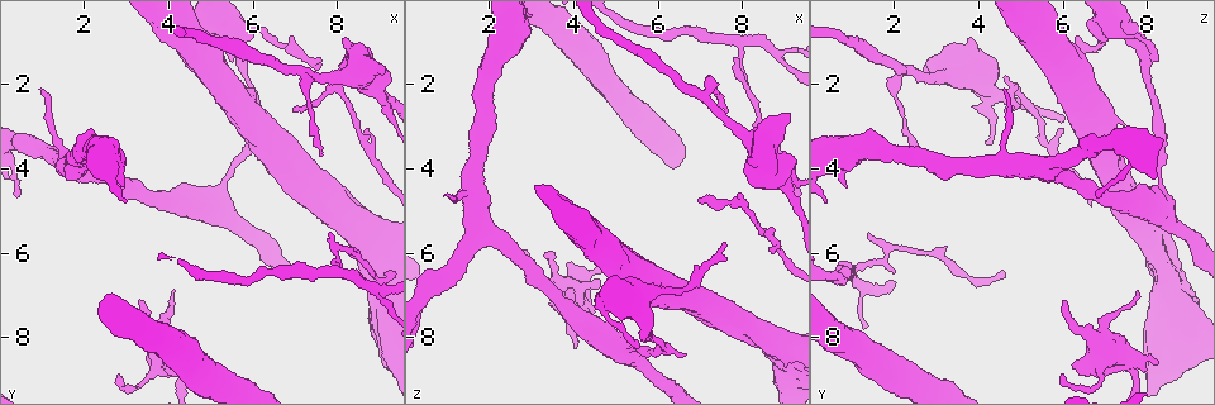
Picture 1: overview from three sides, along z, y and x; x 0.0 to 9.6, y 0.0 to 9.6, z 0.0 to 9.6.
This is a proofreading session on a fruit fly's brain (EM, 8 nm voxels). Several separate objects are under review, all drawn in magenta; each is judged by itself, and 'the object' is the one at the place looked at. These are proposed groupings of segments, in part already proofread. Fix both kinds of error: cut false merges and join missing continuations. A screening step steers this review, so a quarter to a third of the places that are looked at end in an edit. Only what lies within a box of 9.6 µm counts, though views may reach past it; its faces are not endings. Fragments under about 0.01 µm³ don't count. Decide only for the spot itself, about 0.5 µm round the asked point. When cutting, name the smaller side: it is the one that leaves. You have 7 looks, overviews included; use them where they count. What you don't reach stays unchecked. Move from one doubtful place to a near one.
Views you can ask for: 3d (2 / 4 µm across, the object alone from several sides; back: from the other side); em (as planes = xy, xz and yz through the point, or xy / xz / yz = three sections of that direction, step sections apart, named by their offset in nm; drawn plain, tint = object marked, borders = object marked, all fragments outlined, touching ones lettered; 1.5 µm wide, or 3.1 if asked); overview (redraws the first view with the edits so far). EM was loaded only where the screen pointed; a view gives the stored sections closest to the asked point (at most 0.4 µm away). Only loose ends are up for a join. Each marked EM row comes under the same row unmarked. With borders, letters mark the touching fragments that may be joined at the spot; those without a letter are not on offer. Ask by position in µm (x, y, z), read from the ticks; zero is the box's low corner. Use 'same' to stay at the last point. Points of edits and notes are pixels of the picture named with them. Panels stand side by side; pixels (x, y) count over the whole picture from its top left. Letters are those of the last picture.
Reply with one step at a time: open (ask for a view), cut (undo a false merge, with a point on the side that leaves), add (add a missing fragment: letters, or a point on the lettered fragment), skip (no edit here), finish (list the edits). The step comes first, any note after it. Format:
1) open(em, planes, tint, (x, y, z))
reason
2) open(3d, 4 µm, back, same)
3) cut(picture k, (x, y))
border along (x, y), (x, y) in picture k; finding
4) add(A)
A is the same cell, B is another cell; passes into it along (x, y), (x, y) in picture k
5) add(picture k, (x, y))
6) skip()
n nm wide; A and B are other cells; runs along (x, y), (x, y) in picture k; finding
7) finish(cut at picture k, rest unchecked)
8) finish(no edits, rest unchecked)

open(3d, 2 µm, (2.80, 8.85, 6.05))

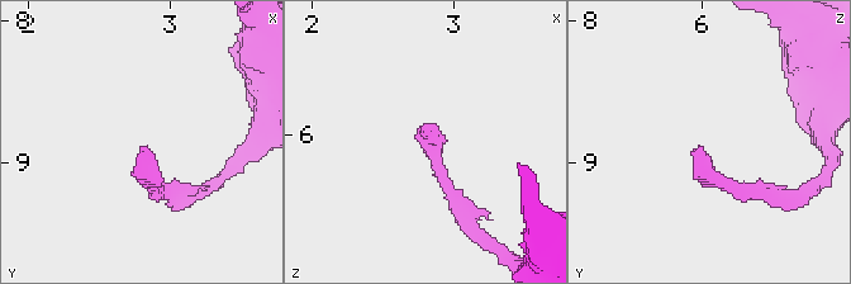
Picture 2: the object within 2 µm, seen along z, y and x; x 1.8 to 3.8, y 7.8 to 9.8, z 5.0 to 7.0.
open(em, xy, step 8, borders, (2.80, 8.90, 6.02))
need the tissue

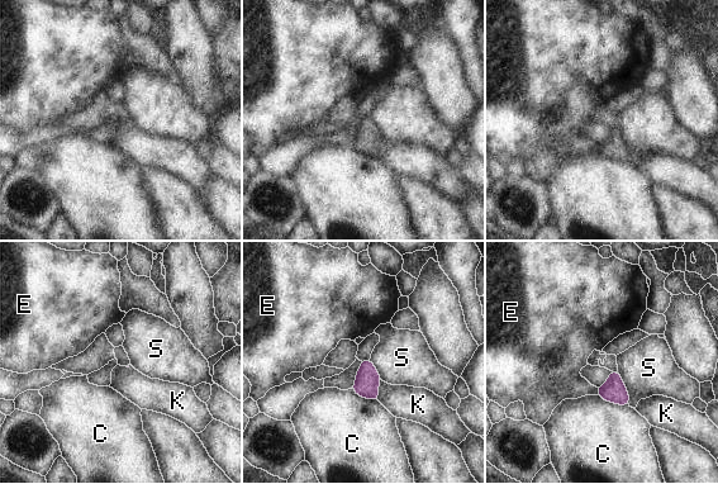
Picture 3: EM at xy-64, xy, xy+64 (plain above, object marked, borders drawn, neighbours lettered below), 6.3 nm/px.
open(em, planes, borders, same)

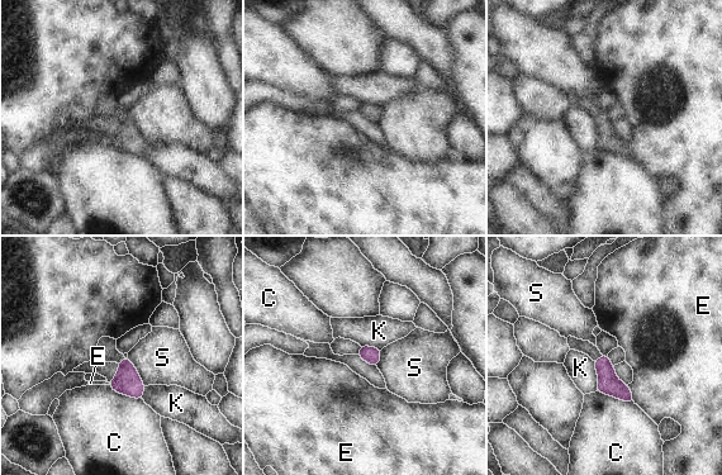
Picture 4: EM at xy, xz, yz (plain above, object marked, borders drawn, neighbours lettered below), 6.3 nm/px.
skip()
C, E, K and S are other cells; border along (127, 357), (145, 385) in picture 4; no lettered fragment goes on from it

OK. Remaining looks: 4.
open(em, planes, tint, (7.05, 1.65, 2.25))
side arm on a straight run

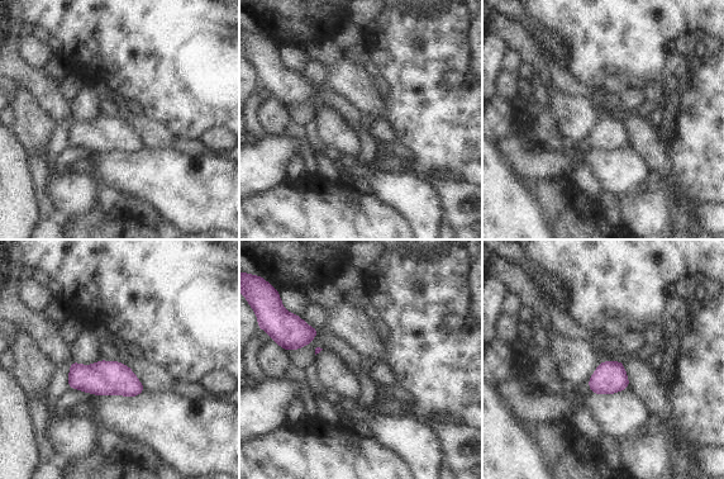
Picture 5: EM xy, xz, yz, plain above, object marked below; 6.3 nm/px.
open(em, planes, borders, same)
see the neighbours

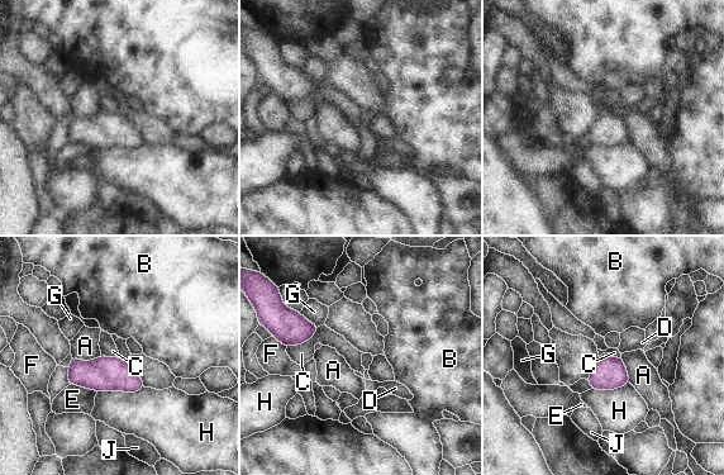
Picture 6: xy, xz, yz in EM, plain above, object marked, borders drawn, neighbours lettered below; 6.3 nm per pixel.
skip()
A, B, C, D, E, F, G, H and J are other cells; border along (320, 326), (305, 341), (287, 347) in picture 6; one cell here

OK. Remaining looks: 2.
open(em, planes, borders, (6.25, 0.90, 6.90))
sudden change in width

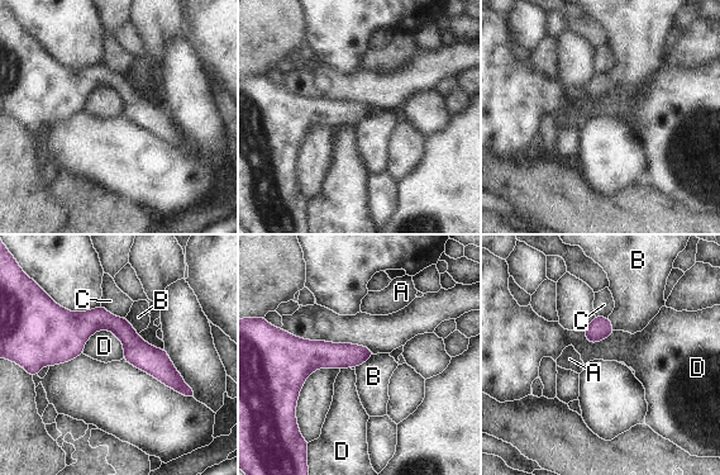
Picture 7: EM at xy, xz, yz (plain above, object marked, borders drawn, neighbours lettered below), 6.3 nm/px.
skip()
A, B, C and D are other cells; border along (82, 345), (109, 329), (124, 357) in picture 7; continuous, no second cell

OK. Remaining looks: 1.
finish(no edits, rest unchecked)

